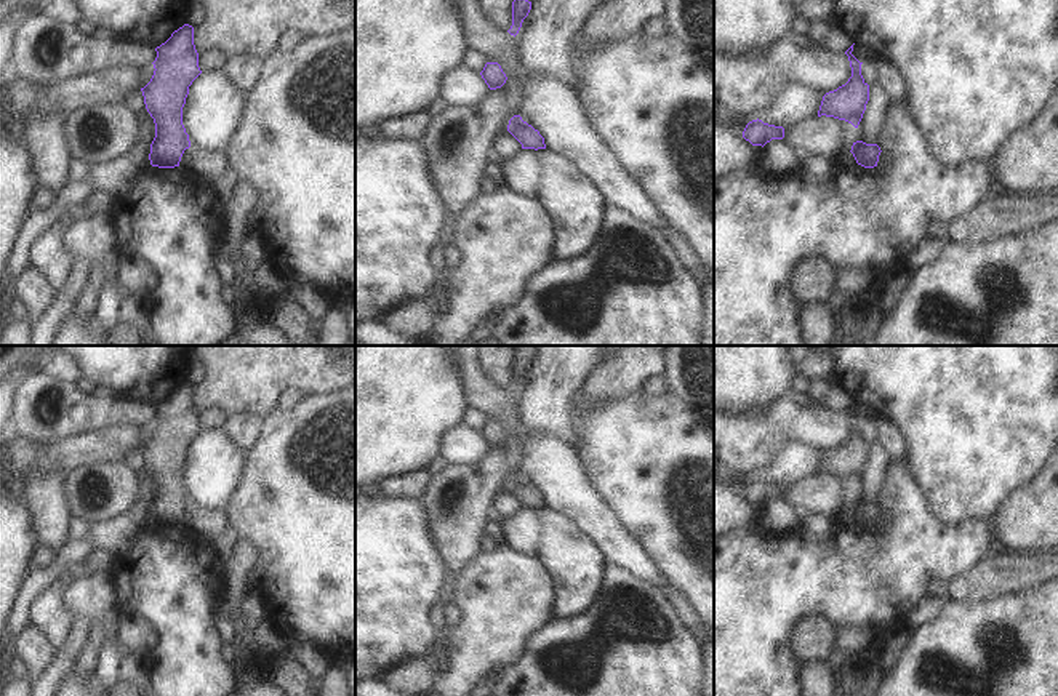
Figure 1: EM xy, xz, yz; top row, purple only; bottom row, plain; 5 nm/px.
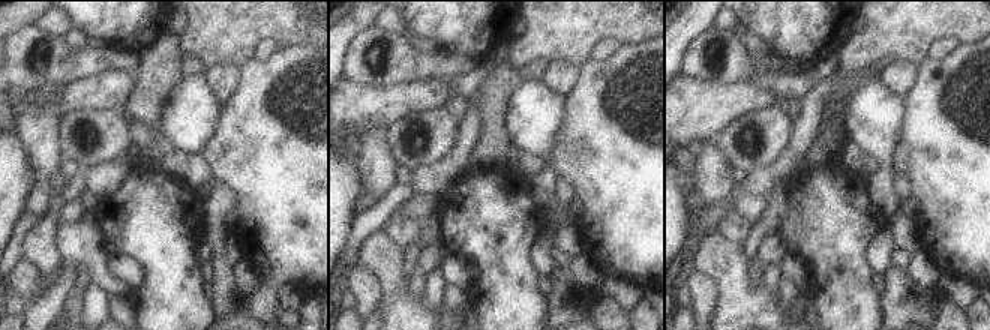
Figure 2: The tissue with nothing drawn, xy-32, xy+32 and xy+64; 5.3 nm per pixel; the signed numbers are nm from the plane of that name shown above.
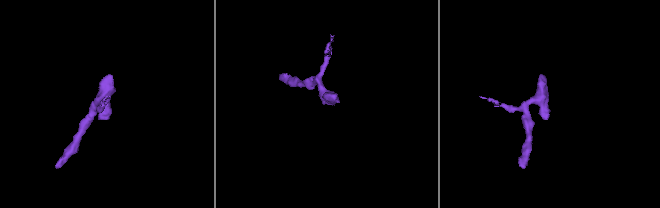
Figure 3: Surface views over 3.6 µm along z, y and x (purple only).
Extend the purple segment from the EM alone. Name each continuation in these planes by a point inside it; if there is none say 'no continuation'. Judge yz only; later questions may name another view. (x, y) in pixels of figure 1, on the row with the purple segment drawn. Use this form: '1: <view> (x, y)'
no continuation

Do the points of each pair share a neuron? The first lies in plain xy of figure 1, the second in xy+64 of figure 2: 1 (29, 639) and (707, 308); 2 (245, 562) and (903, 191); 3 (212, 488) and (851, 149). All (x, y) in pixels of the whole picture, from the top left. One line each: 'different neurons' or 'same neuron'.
1: same neuron
2: same neuron
3: different neurons

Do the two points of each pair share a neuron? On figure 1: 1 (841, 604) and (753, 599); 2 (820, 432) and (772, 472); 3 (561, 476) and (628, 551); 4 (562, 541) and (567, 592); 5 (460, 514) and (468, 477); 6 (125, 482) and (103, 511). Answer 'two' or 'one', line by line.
1: one
2: two
3: one
4: one
5: one
6: one

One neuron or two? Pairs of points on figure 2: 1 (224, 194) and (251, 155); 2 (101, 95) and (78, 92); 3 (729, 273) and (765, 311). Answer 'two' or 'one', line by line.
1: two
2: one
3: one

